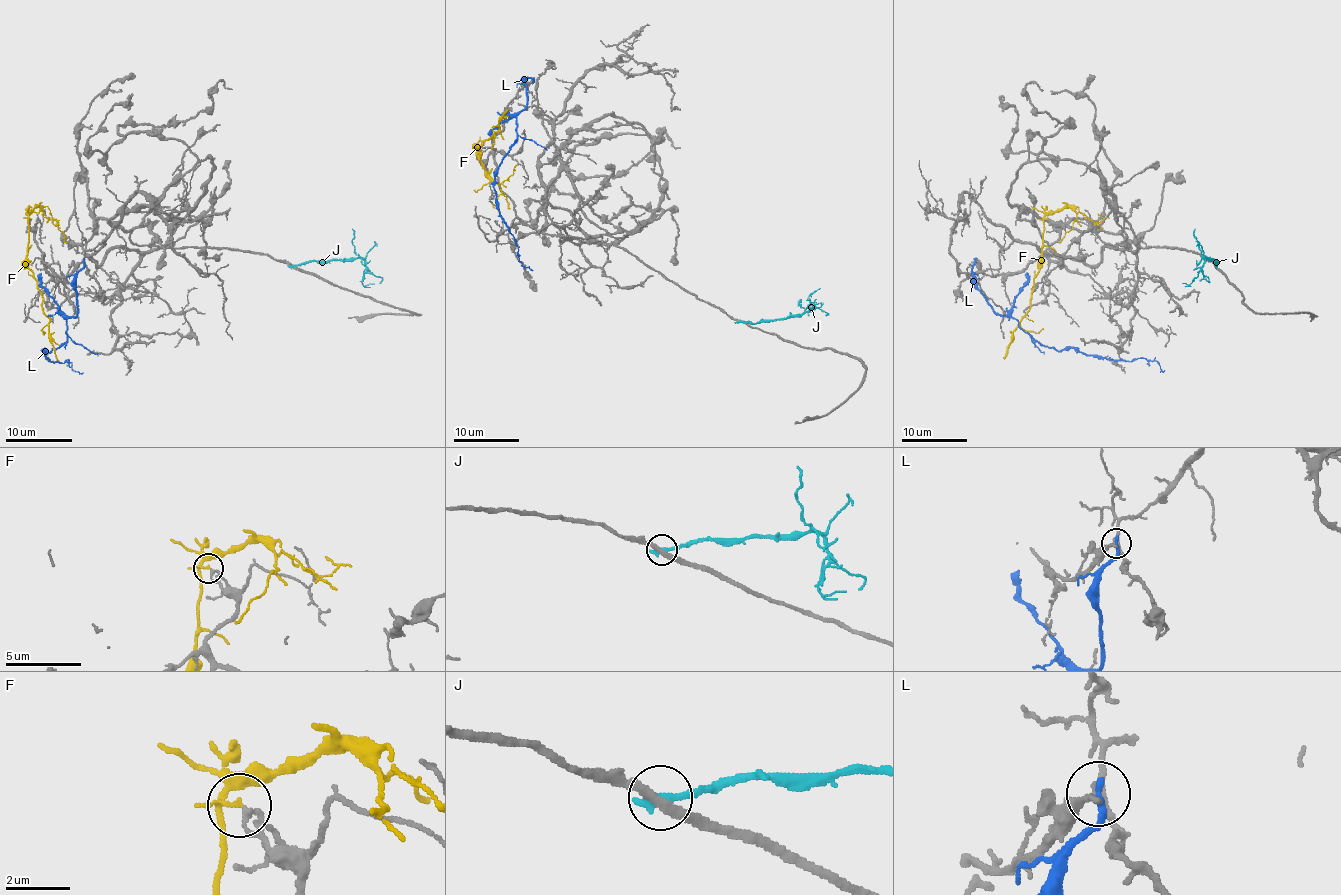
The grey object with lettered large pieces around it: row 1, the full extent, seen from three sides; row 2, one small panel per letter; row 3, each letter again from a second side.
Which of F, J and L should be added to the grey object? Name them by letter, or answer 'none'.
none

